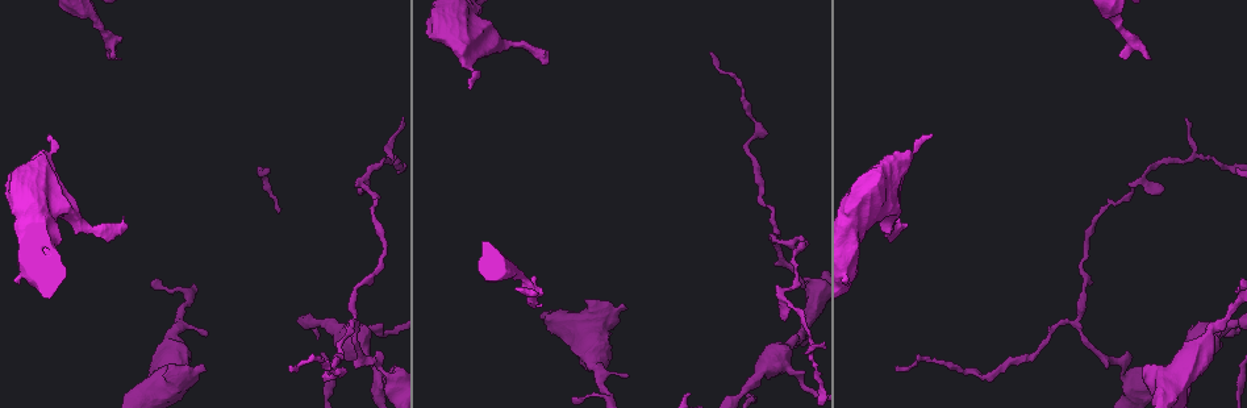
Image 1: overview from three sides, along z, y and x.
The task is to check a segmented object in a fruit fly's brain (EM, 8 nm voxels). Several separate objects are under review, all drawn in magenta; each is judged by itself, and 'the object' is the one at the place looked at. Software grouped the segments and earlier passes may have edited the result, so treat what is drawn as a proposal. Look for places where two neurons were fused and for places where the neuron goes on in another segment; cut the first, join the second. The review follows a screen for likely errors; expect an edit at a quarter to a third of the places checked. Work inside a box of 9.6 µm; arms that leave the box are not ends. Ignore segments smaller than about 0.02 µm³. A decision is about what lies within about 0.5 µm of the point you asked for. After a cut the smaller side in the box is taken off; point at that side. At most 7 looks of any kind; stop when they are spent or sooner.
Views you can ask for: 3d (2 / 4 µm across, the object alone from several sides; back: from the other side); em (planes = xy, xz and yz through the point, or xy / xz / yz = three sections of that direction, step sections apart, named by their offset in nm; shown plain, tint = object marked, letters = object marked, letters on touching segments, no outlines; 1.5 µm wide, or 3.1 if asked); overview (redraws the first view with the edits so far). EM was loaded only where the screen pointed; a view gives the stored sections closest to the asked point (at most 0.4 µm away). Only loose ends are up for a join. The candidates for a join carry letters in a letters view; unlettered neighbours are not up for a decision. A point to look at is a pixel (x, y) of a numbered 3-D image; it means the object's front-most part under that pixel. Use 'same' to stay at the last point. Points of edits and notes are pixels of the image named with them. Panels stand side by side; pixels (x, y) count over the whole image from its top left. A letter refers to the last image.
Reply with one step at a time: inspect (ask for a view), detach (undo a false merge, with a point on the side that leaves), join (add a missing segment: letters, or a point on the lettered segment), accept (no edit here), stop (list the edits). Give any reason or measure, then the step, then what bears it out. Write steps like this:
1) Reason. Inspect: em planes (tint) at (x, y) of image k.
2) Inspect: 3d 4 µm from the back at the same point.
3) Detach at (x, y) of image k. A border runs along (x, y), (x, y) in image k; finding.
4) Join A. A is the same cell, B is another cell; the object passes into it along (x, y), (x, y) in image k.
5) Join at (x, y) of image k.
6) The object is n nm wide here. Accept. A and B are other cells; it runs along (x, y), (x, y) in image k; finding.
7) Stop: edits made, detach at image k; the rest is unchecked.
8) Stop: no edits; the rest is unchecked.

Thin end. Inspect: em planes (plain) at (709, 54) of image 1.

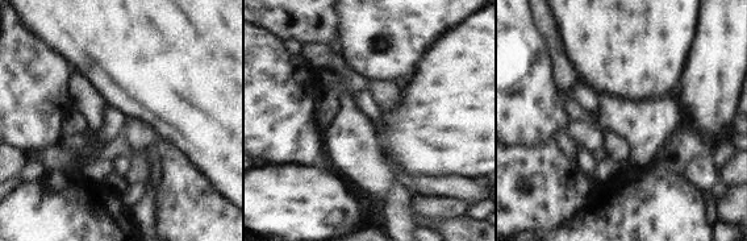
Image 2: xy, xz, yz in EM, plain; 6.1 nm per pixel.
What lies round it. Inspect: em planes (letters) at the same point.

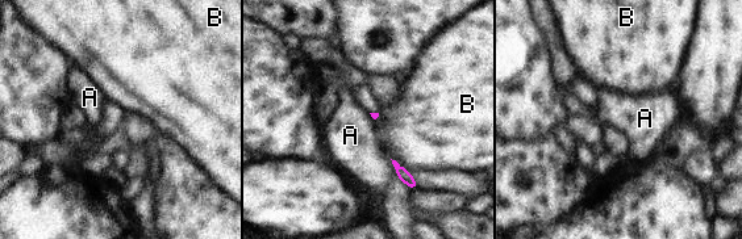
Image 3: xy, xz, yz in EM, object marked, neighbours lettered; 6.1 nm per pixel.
Accept. A and B are other cells; a border runs along (390, 159), (396, 175) in image 3; no lettered segment goes on from it.

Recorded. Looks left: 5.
Long arm stops here. Inspect: 3d 2 µm at (127, 225) of image 1.

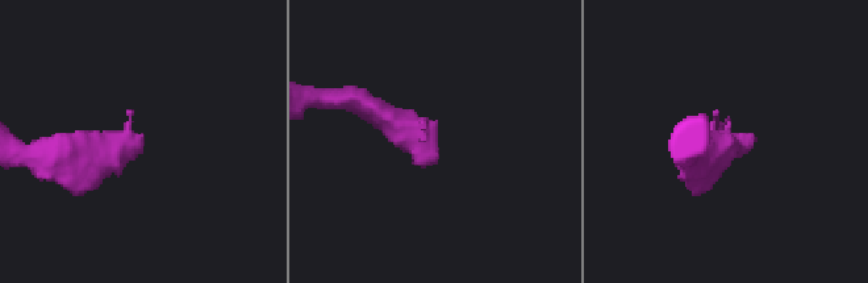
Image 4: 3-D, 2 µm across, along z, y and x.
Inspect: em planes (letters) at (745, 136) of image 4.

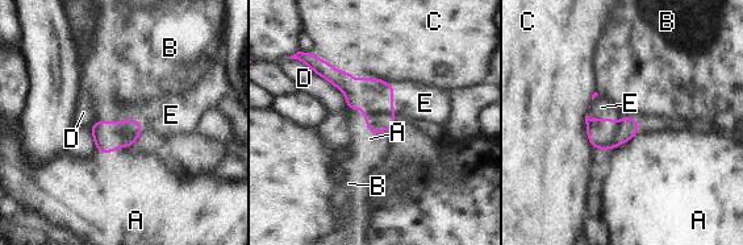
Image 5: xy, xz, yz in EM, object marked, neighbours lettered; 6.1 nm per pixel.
The longest contact is with D, 340 nm. Join E. E is the same cell, A, B, C and D are other cells; the neuron continues.

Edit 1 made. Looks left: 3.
Branch stops here. Inspect: em xy step 4 (tint) at (533, 278) of image 1.

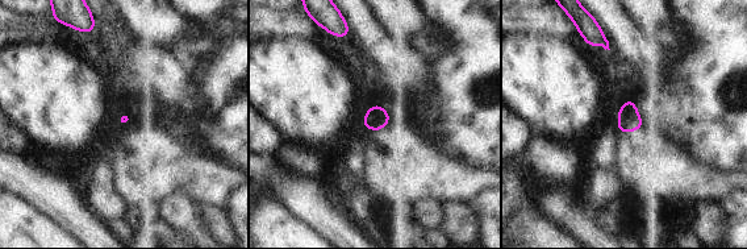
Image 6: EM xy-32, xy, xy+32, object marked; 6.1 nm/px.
Inspect: em planes (letters) at the same point.

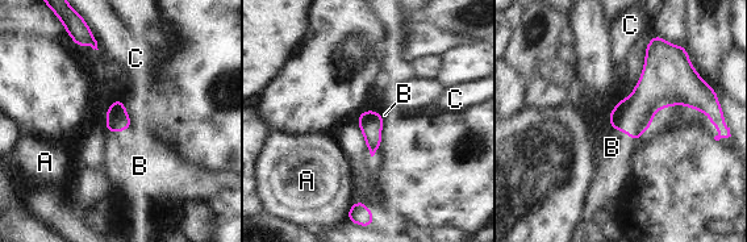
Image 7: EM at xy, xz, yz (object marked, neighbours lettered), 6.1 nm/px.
Join B. B is the same cell, A and C are other cells; the object passes into it along (634, 115), (622, 130), (612, 147) in image 7; it goes on there.

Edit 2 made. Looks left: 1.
Stop: edits made, join at image 5, join at image 7; the rest is unchecked.

